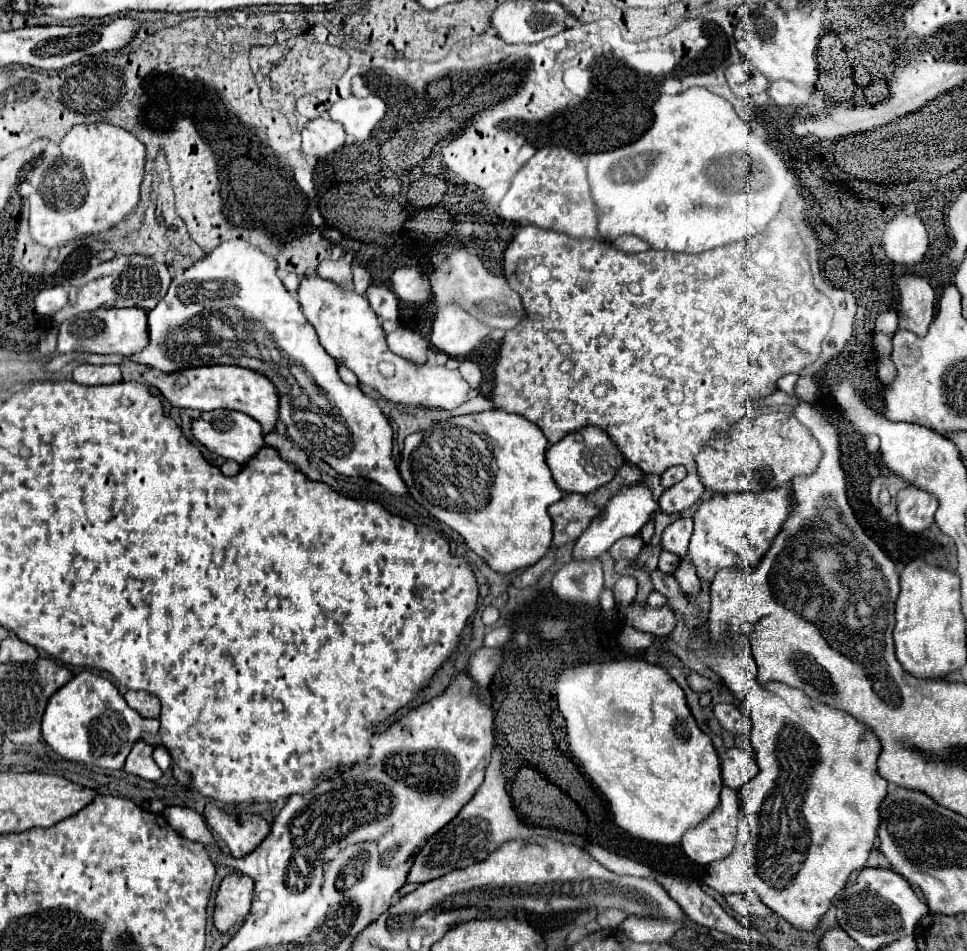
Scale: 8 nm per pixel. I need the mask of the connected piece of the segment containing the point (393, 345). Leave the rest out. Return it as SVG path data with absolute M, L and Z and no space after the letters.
M397 327L393 333L389 333L387 345L395 355L399 355L399 357L403 357L415 365L427 363L429 343L409 327Z

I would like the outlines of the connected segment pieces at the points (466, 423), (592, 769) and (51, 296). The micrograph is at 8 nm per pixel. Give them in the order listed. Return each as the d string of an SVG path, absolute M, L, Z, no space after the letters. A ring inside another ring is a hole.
M489 409L489 411L483 411L483 413L473 413L473 415L461 415L461 417L451 417L451 419L445 419L445 421L435 421L429 429L423 429L423 431L417 431L417 433L411 433L407 439L405 439L405 447L403 447L403 453L401 453L401 463L399 463L399 473L405 481L405 485L409 487L409 493L411 497L429 511L429 515L433 515L435 519L439 519L441 523L445 523L447 527L451 527L455 533L459 533L465 543L497 573L501 575L507 575L511 571L517 571L517 569L525 569L525 567L531 567L533 563L537 563L549 549L551 545L551 517L547 515L547 507L553 505L555 501L559 501L563 497L563 491L555 485L553 481L553 475L547 467L547 459L545 459L545 447L547 447L547 439L545 435L531 423L527 421L525 417L521 415L513 415L513 413L507 413L503 409Z
M607 661L607 663L593 663L593 665L577 665L577 667L573 667L573 669L565 669L565 671L559 675L557 685L555 685L555 695L557 695L557 707L559 707L559 711L563 713L563 717L565 717L567 723L571 725L571 729L567 729L567 737L569 737L569 749L571 749L573 757L579 759L579 763L581 763L583 769L585 769L585 773L591 777L591 781L597 785L597 789L605 795L605 799L607 799L607 803L609 803L609 811L611 811L611 815L613 815L613 821L615 821L623 831L627 831L629 835L633 835L633 837L637 837L637 839L649 841L649 843L677 845L677 843L681 843L681 837L683 837L683 833L685 833L687 829L693 829L693 825L703 823L703 819L707 819L707 817L713 813L713 809L719 807L719 801L721 801L719 793L721 793L721 789L723 789L719 757L717 757L717 753L715 753L715 747L713 747L713 743L711 743L711 737L705 735L705 733L697 727L697 723L695 723L695 719L693 719L693 715L691 715L691 711L689 711L689 707L687 707L687 701L685 701L685 693L683 693L683 689L681 689L681 687L679 687L679 685L677 685L669 675L667 675L667 671L665 671L663 667L659 667L659 665L649 665L649 663L645 663L645 661Z
M51 287L51 289L43 289L37 297L35 297L35 309L45 315L45 317L53 317L59 309L63 309L67 305L67 291L63 291L61 287Z

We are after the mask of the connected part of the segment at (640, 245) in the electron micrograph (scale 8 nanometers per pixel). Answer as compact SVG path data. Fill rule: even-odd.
M627 235L627 237L617 237L617 239L613 241L613 245L615 245L617 249L625 251L625 253L641 253L641 251L647 251L647 249L649 249L647 241L637 239L637 237L631 237L631 235Z

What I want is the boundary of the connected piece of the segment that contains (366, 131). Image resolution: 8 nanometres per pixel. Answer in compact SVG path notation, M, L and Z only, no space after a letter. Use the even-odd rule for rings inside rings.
M347 97L335 103L329 113L333 121L341 121L347 133L347 141L351 145L361 145L371 137L371 131L395 111L387 107L385 99L381 97Z

